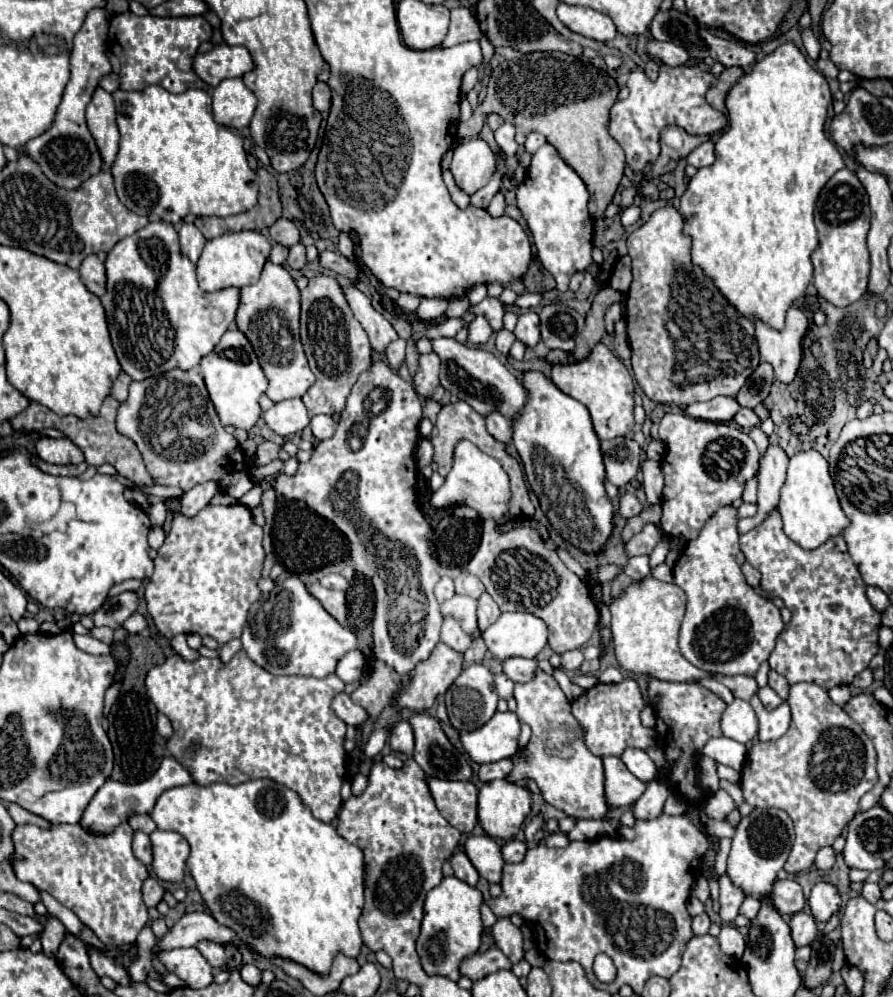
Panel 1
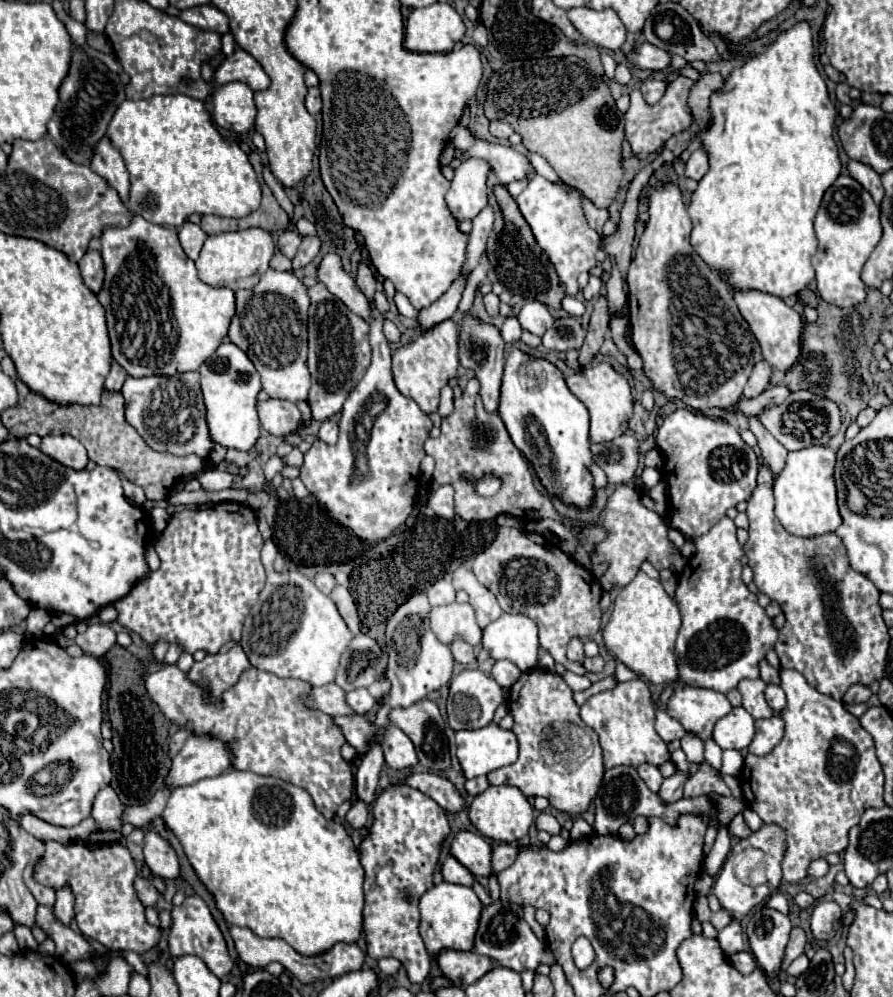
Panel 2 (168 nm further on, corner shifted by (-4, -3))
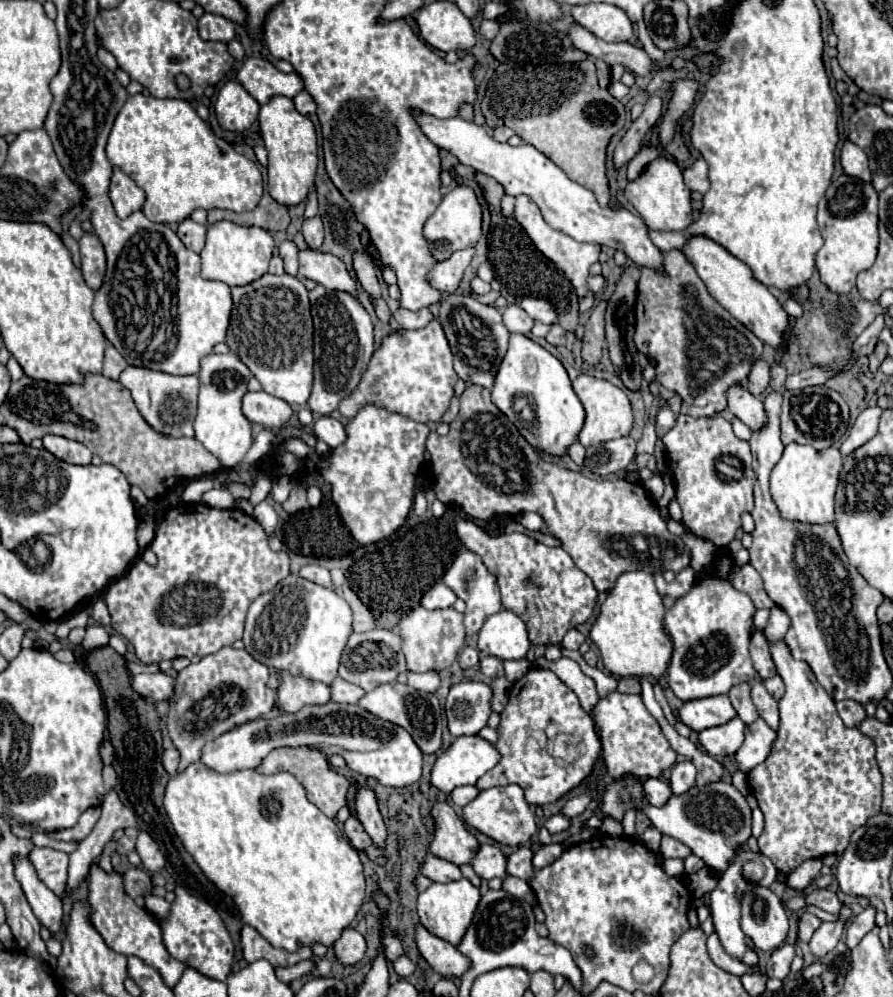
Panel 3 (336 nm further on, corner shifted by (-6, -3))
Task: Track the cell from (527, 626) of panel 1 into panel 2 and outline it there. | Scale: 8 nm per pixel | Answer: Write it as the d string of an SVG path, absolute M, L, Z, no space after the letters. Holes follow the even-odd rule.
M503 613L483 629L483 649L487 649L495 661L509 659L521 671L529 671L537 663L537 623L527 615Z

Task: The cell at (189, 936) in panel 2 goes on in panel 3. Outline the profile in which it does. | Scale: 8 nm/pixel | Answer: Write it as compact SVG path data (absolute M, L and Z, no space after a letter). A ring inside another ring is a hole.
M177 887L175 901L171 903L169 915L159 925L161 925L163 945L173 959L185 963L187 967L199 971L209 979L217 979L217 981L227 979L233 963L233 941L221 917L207 901L201 901L191 893L187 893L183 887Z

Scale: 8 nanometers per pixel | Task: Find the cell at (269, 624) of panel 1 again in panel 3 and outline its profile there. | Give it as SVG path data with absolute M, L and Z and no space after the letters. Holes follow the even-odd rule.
M291 573L251 603L243 643L257 661L271 669L285 669L293 675L303 675L329 685L337 677L339 657L349 635L349 603L333 589L321 587Z

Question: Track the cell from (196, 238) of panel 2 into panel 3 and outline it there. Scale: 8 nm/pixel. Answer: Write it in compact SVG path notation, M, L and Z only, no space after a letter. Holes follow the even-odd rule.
M191 219L181 221L179 223L179 231L177 231L177 235L185 243L185 247L195 251L195 253L199 253L203 249L205 233L207 233L207 227L203 227L203 225L199 225L199 223L191 221Z

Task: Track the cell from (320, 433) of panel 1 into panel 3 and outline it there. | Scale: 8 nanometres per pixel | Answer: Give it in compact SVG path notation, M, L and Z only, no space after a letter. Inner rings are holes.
M319 417L315 423L313 423L313 433L325 441L331 449L339 447L345 439L347 439L347 433L345 433L345 425L335 419L335 417Z

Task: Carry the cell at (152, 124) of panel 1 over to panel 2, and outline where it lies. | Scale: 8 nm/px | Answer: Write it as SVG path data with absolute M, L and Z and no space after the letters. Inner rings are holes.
M153 95L141 101L125 99L107 127L107 137L121 151L131 177L129 209L151 223L181 227L193 213L241 219L259 209L261 187L247 155L237 141L221 137L201 99L189 95Z

